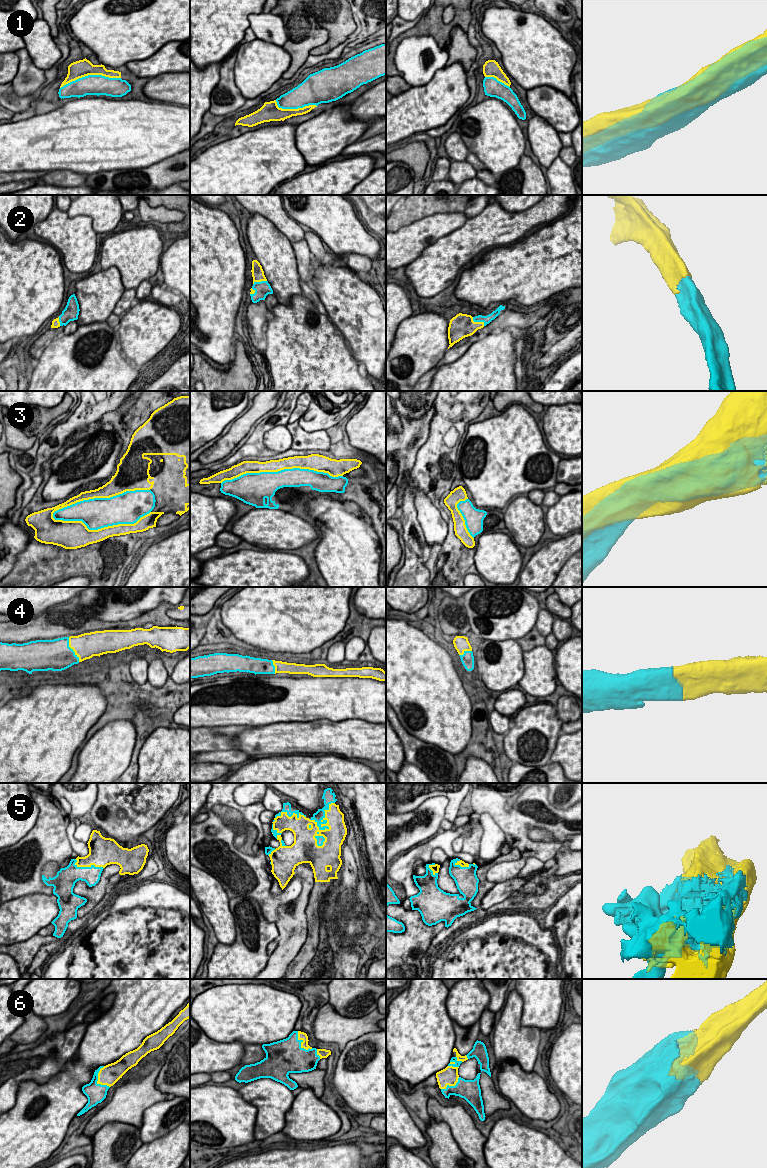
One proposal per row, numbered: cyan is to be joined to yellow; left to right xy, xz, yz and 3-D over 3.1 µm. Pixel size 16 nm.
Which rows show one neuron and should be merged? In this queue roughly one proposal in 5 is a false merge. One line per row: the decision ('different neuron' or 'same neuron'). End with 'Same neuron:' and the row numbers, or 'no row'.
1: different neuron
2: same neuron
3: different neuron
4: same neuron
5: same neuron
6: same neuron
Same neuron: 2, 4, 5, 6

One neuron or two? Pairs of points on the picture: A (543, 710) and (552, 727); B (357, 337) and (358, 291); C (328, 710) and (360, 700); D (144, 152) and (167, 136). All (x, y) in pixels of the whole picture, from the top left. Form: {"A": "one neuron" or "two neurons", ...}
{"A": "one neuron", "B": "one neuron", "C": "one neuron", "D": "one neuron"}

